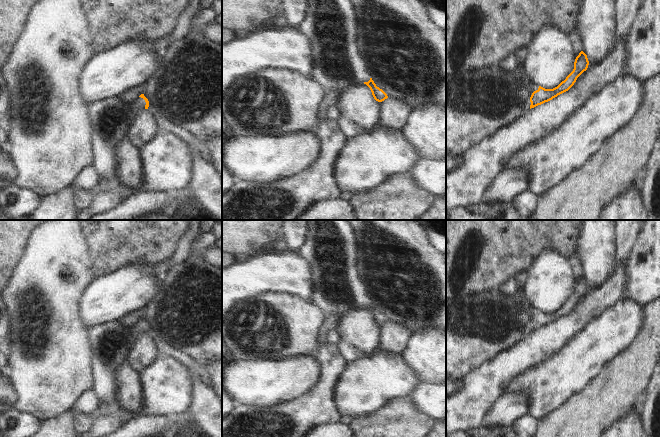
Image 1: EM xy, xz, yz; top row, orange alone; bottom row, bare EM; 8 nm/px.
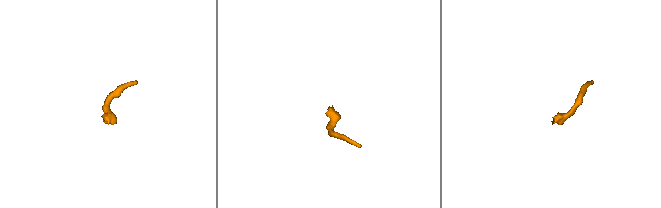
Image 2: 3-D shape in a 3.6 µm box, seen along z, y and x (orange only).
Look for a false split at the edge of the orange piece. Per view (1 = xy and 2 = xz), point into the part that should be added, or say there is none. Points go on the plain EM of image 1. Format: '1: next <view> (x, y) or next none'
1: next xy (110, 343)
2: next xz (330, 249)

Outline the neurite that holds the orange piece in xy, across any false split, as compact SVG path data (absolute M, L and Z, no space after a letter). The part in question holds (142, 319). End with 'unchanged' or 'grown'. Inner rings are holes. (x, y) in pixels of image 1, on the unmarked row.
M144 318L132 327L122 325L120 320L90 328L88 339L92 352L92 389L98 400L111 409L106 415L100 415L99 412L91 415L93 423L88 432L91 437L111 435L124 424L125 411L118 405L115 372L127 362L128 352L136 338L148 331L149 325Z; grown

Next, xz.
M305 220L307 234L304 244L297 251L311 268L311 303L319 307L326 315L337 311L366 308L378 326L388 322L387 318L376 310L364 286L358 277L356 268L356 243L353 229L346 220Z; grown

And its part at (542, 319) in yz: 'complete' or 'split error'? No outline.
split error

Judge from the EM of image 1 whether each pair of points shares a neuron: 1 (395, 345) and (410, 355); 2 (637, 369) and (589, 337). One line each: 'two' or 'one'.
1: two
2: two

